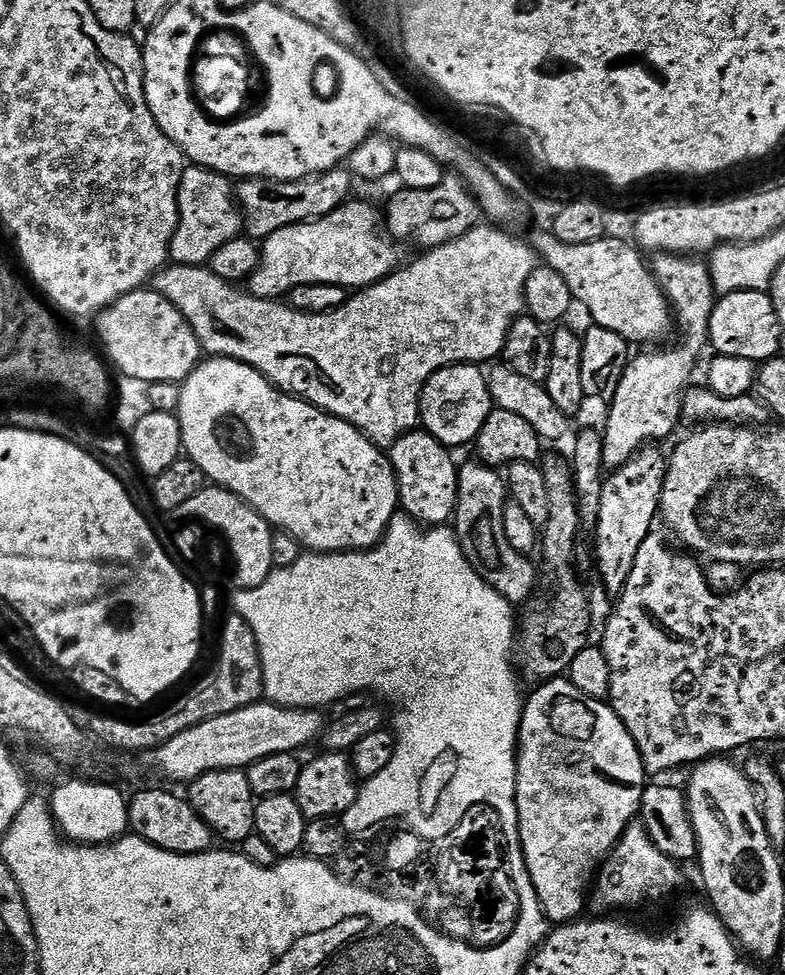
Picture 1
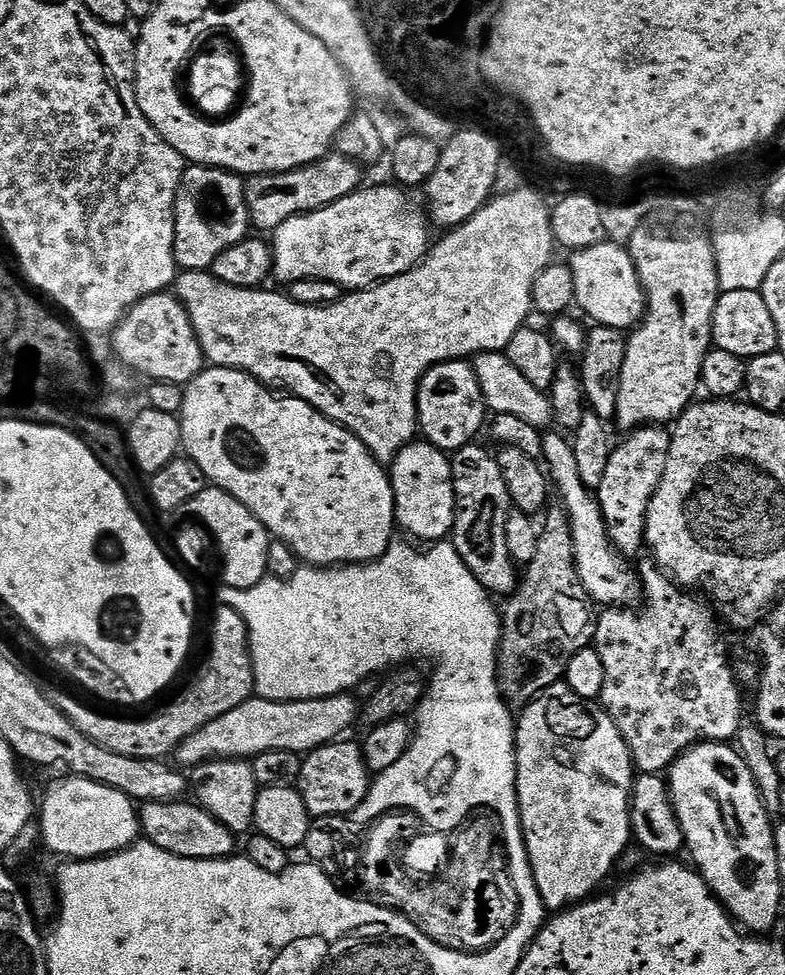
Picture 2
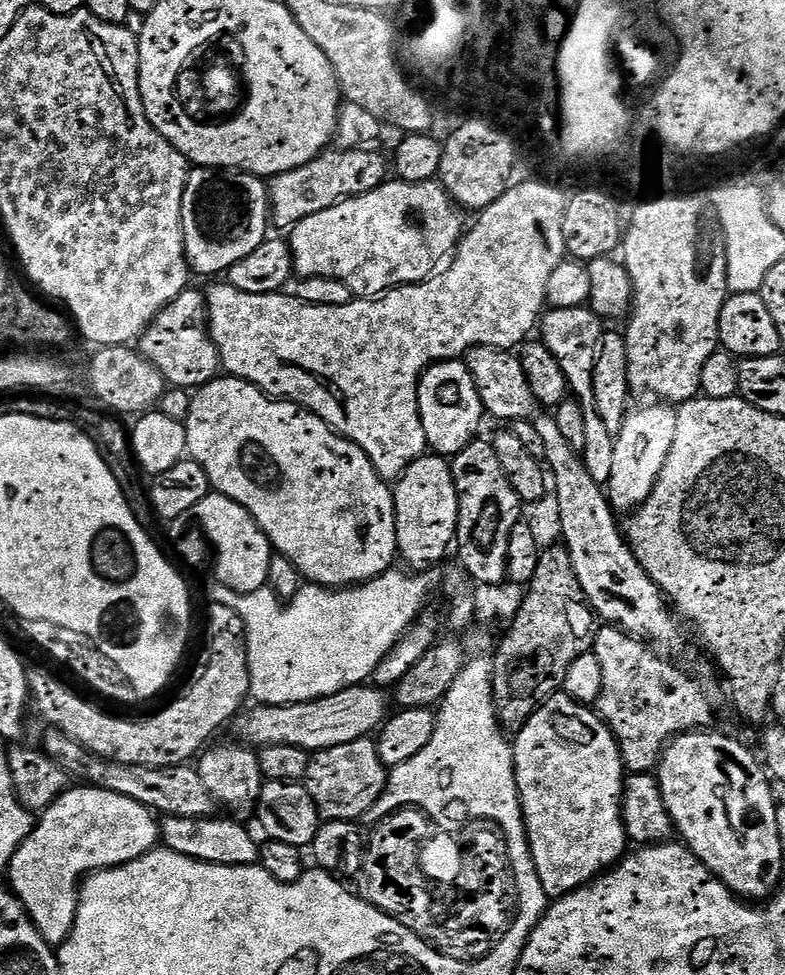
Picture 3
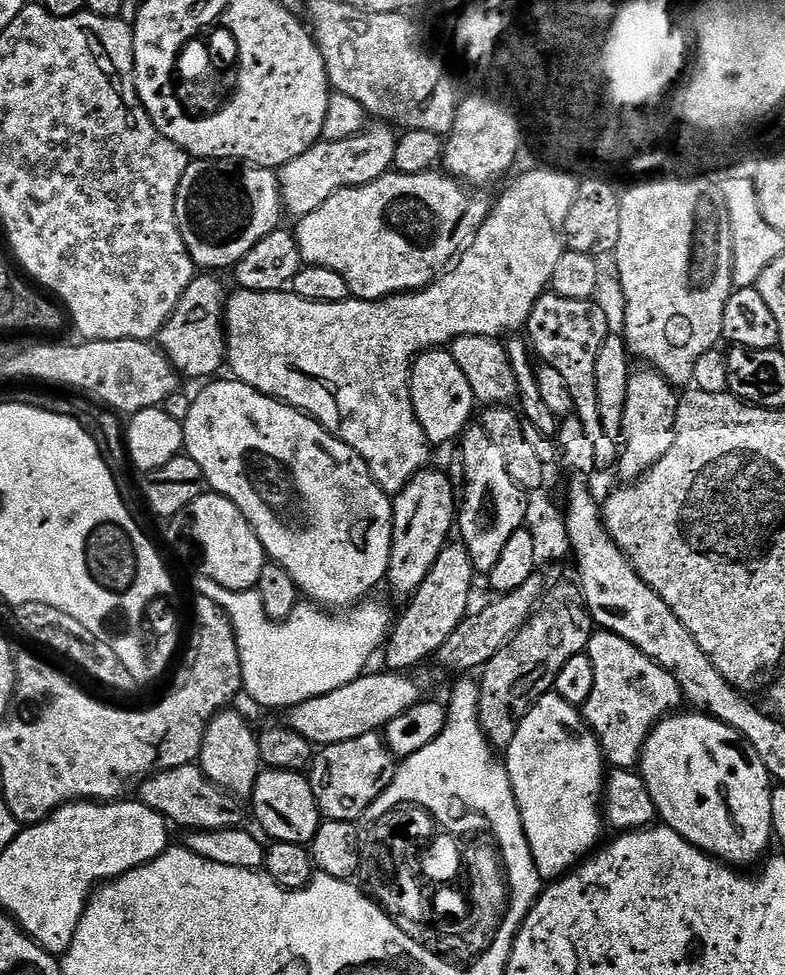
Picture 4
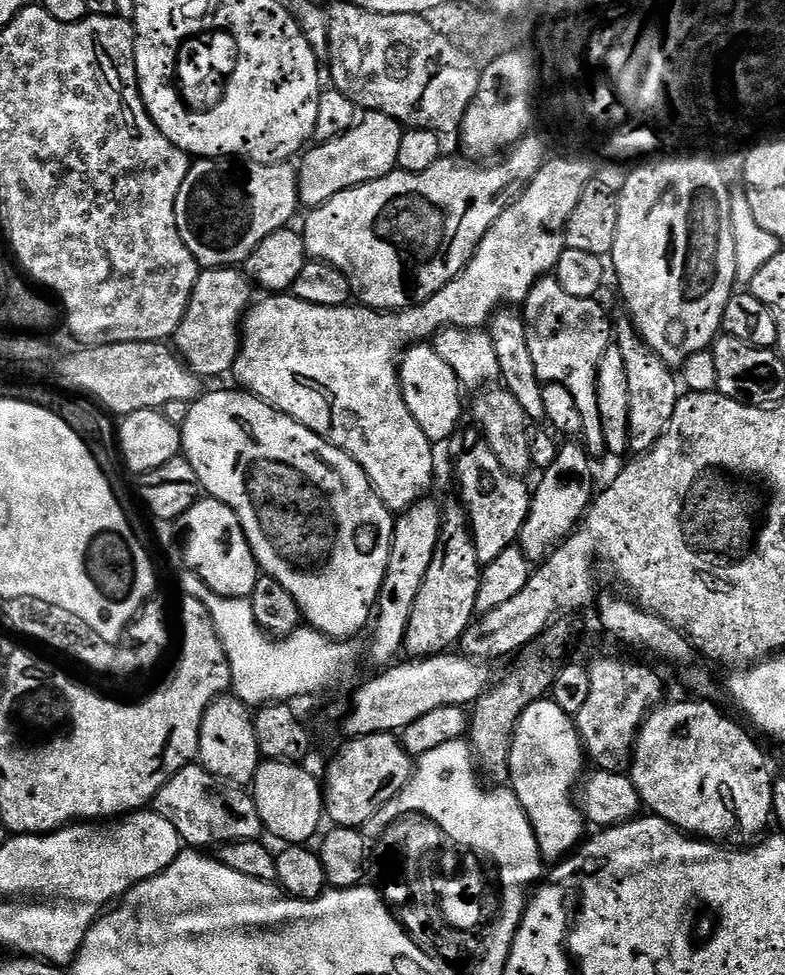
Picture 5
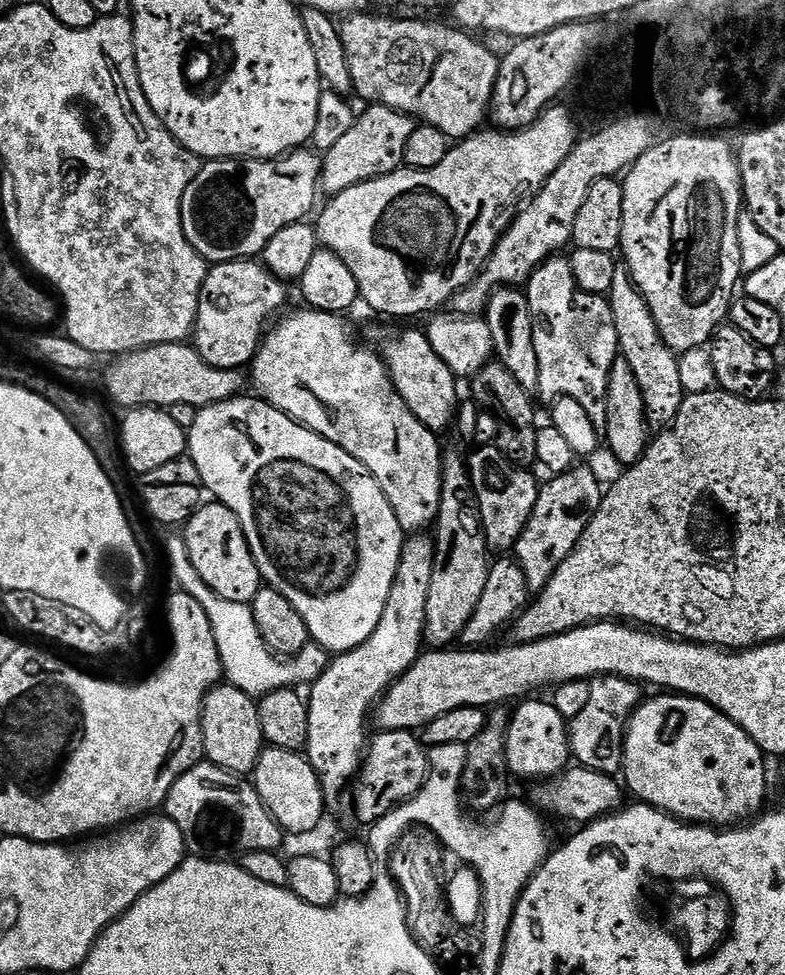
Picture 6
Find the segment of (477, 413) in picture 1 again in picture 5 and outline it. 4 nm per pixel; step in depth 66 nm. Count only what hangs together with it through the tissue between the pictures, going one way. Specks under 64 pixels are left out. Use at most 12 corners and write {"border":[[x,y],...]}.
{"border":[[431,343],[398,364],[422,434],[448,440],[465,415],[462,385]]}

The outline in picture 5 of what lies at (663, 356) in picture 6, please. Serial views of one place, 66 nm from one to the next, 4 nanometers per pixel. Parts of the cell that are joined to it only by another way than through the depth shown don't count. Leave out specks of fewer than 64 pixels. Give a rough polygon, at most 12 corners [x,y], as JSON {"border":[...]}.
{"border":[[631,319],[614,340],[630,382],[628,447],[649,452],[682,395]]}

